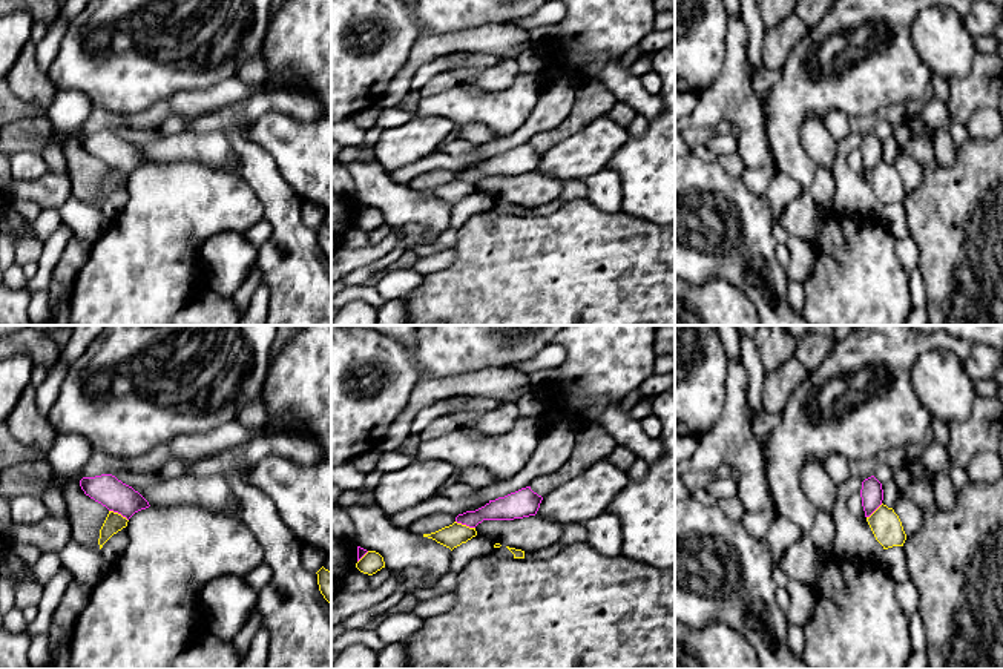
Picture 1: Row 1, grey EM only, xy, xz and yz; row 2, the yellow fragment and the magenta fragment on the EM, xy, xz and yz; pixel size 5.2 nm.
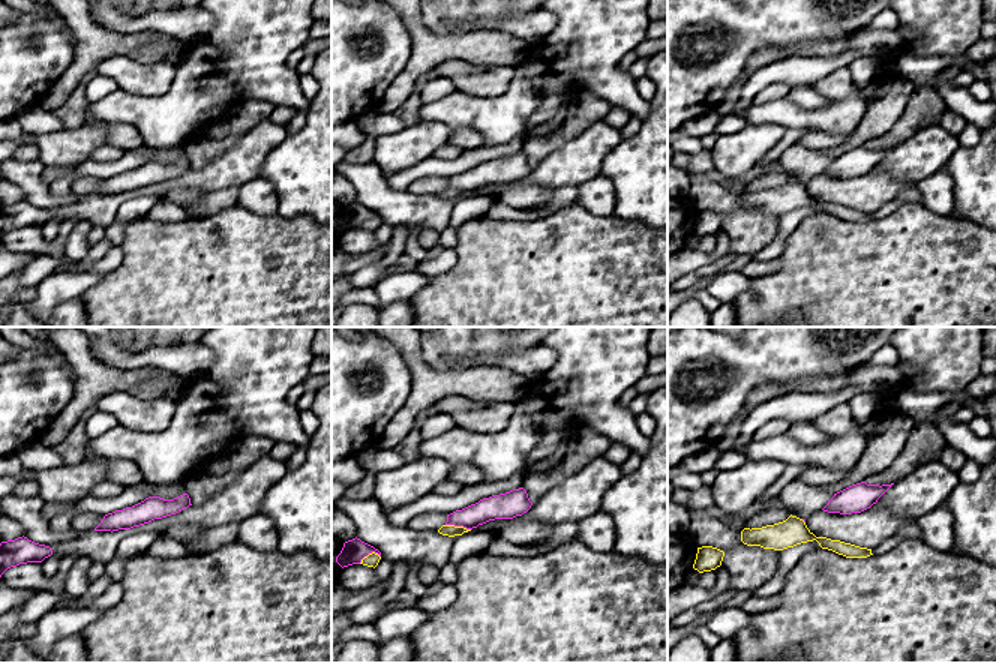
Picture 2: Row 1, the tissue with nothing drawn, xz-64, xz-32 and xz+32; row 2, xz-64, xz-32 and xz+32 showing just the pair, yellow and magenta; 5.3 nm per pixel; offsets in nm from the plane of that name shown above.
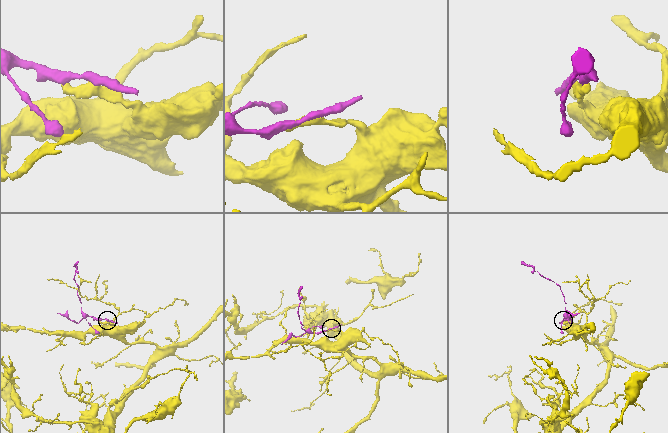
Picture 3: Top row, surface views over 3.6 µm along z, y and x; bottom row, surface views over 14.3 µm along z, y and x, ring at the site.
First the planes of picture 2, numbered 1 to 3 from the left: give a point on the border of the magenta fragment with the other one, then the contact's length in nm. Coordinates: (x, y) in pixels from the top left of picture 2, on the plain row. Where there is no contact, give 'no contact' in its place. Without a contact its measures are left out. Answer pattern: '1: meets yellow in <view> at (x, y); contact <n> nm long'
1: no contact
2: meets yellow in xz-32 at (458, 191); contact 140 nm long
3: meets yellow in xz+32 at (803, 185); contact 30 nm long

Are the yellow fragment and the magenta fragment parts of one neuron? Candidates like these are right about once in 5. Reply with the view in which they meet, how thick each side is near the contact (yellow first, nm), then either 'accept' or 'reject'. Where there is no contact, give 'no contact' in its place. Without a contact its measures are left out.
xy | 100/160 nm | reject

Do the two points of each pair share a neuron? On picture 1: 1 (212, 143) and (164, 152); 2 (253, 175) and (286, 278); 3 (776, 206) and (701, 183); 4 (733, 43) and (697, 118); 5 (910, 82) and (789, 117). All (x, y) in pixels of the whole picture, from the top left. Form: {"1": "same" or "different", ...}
{"1": "same", "2": "same", "3": "different", "4": "same", "5": "same"}

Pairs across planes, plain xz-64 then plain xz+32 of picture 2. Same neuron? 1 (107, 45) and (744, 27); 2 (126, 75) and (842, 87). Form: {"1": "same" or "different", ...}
{"1": "different", "2": "same"}

